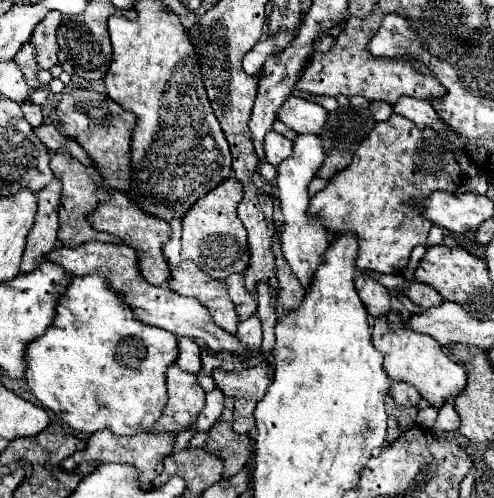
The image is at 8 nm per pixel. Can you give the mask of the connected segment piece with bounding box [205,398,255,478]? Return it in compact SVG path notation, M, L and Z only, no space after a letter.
M225 398L225 408L221 418L209 430L209 440L205 442L205 450L221 456L225 462L223 478L235 476L249 460L253 460L253 440L249 436L239 436L231 428L233 422L233 398Z

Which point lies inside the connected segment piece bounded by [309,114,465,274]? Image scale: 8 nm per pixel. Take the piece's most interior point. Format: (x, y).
(380, 195)

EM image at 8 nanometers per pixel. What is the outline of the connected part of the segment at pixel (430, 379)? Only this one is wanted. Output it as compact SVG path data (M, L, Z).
M381 316L375 318L375 322L373 322L373 344L383 354L383 358L385 358L383 360L383 368L391 376L391 380L395 380L395 382L403 380L407 384L413 384L421 392L421 396L425 400L429 400L429 404L433 404L433 406L445 404L451 396L457 396L465 388L467 374L465 374L463 366L459 362L451 360L443 352L443 346L433 342L433 336L425 336L421 332L413 332L413 328L405 328L405 322L389 322L385 316L383 318Z

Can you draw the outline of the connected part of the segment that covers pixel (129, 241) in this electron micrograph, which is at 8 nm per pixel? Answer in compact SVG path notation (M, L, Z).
M113 192L113 198L109 202L101 202L97 206L97 210L91 212L89 220L95 230L115 234L123 240L123 244L137 250L141 274L145 276L145 280L149 284L167 286L169 264L161 254L161 246L165 244L165 240L169 240L169 222L167 220L157 220L157 216L149 216L147 212L141 212L141 208L137 208L137 204L133 204L133 200L129 200L129 196L125 192Z

